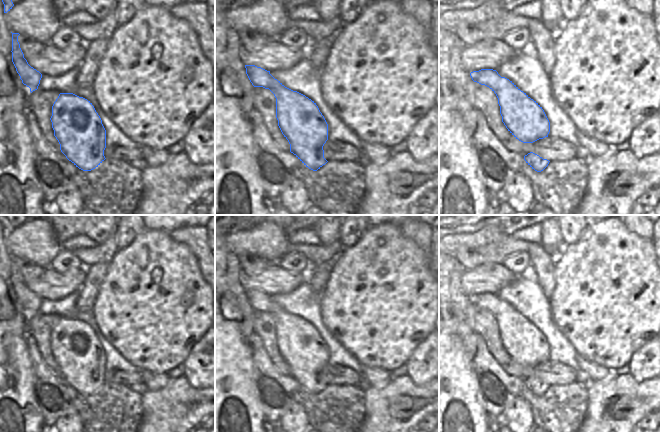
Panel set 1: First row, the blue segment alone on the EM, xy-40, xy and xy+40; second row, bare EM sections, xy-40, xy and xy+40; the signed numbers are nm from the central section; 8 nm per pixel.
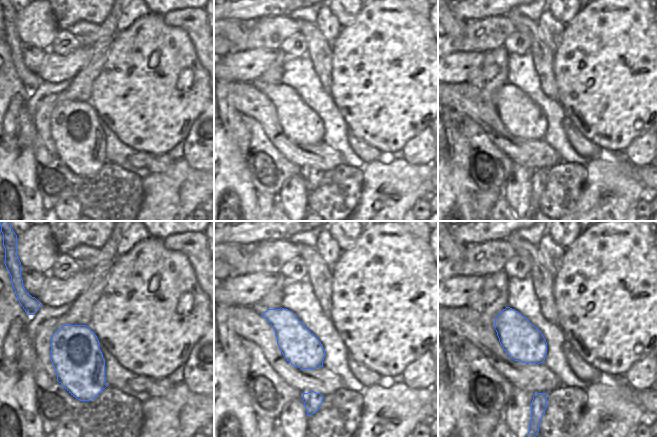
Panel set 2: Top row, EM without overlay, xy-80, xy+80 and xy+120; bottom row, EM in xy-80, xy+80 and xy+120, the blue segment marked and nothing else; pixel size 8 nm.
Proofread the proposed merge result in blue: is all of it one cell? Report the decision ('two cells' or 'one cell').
one cell

